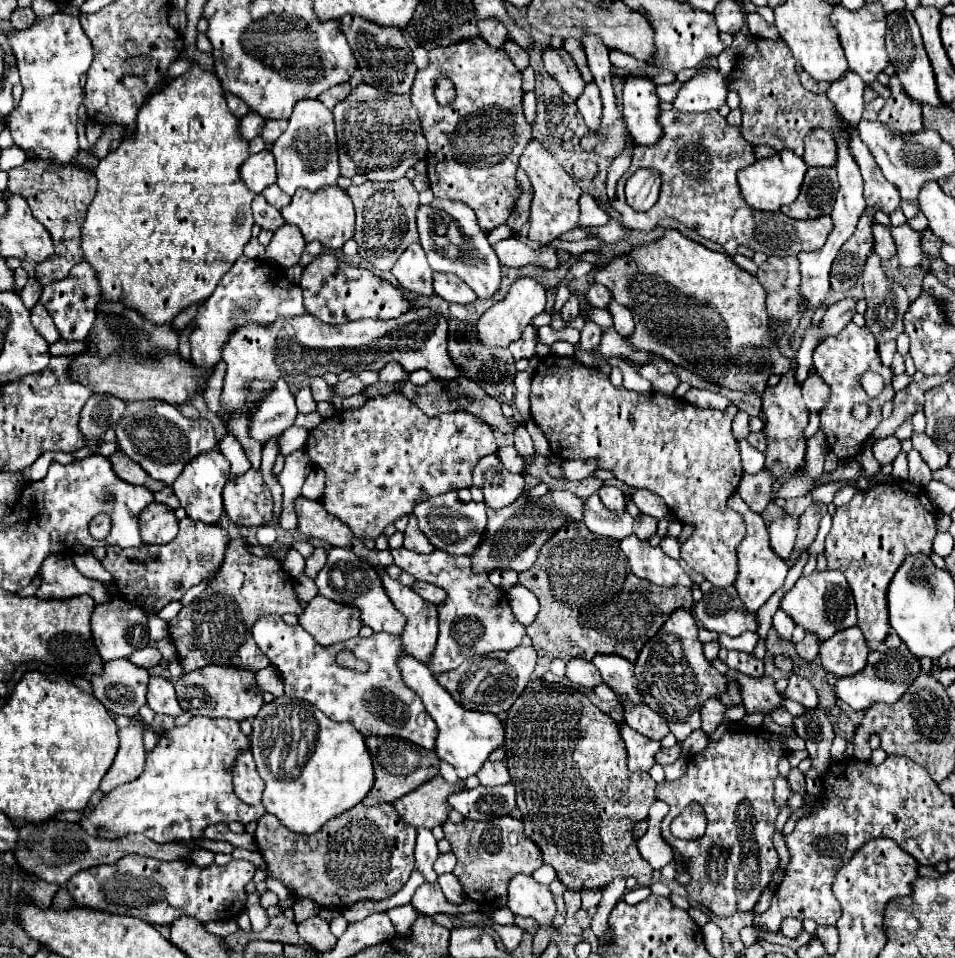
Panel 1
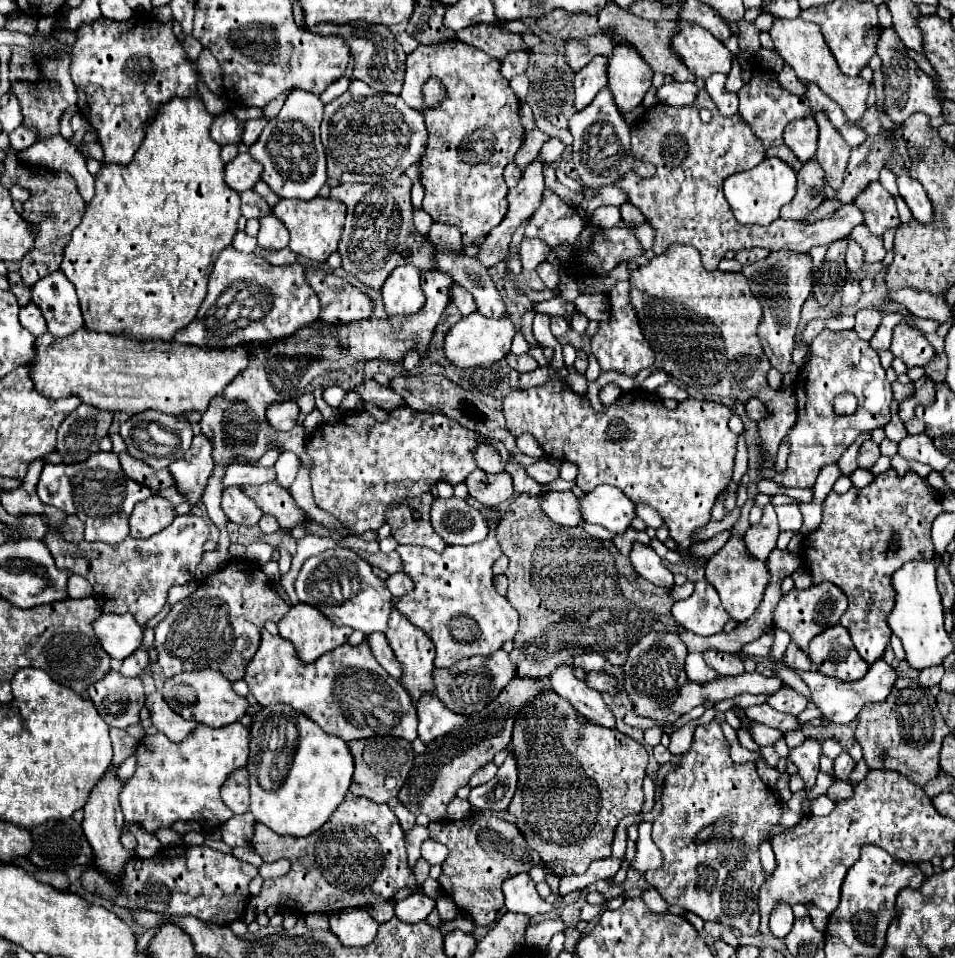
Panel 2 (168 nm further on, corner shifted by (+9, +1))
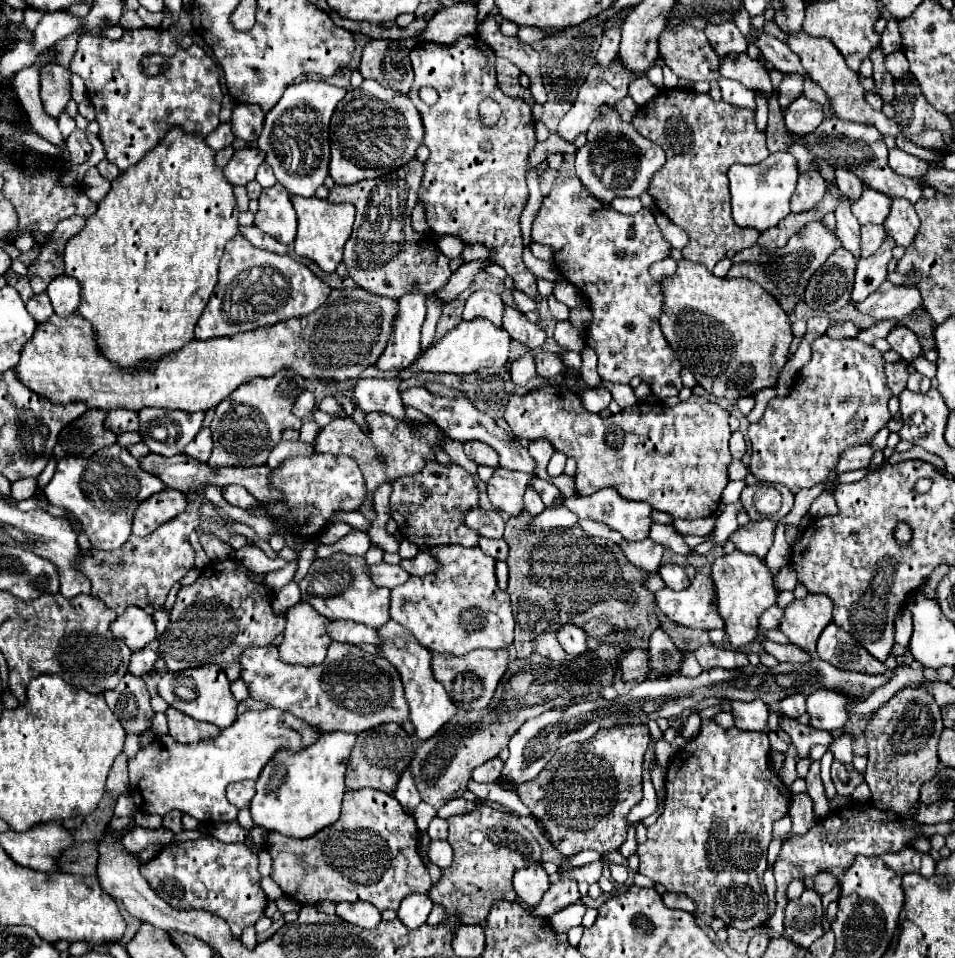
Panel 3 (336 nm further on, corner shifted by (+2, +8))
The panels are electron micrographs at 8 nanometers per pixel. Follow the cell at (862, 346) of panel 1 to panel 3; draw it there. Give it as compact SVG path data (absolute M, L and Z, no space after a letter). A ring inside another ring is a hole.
M826 334L816 338L812 344L812 360L798 372L790 396L770 400L764 416L748 428L748 438L752 444L752 474L760 482L782 484L794 494L802 488L816 486L826 480L830 470L836 468L836 462L844 450L854 444L868 444L872 436L892 420L888 410L890 396L892 392L886 384L884 358L880 350L860 342L858 338L834 340Z

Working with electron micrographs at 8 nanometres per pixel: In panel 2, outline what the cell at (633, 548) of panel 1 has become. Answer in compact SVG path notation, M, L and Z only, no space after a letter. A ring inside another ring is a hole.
M635 543L629 553L629 559L635 571L647 581L655 583L657 587L673 587L673 573L667 569L667 565L651 547Z

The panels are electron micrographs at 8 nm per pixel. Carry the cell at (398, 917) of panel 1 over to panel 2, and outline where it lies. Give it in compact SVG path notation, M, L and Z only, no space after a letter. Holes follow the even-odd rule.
M381 903L381 905L371 905L367 907L367 913L377 921L377 923L385 923L393 917L393 903Z

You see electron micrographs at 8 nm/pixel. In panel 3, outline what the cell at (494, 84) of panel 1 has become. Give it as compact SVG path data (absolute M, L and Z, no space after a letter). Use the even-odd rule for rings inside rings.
M464 36L458 38L454 44L434 44L434 42L420 42L410 52L412 68L414 68L414 82L408 92L410 100L418 108L422 122L424 122L424 144L430 150L430 156L426 160L426 172L424 180L420 184L420 200L426 204L426 222L428 226L438 234L454 234L464 242L482 242L490 250L490 256L496 260L496 264L504 266L506 272L514 278L516 290L524 292L528 298L538 300L536 290L536 276L524 266L522 262L522 236L520 236L520 224L518 218L522 214L522 208L528 200L528 188L526 188L526 172L528 172L528 154L536 144L534 136L534 118L530 104L522 98L506 96L496 82L496 56L494 50L478 40L478 36ZM422 86L432 86L440 94L440 100L434 106L428 106L420 100L418 92ZM482 100L494 100L502 108L502 116L494 128L484 128L478 106Z

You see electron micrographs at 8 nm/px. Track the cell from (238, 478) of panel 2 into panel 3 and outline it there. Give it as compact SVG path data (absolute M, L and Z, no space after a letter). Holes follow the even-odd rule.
M282 440L282 442L270 452L270 456L268 456L268 466L274 470L274 468L278 468L278 466L282 464L282 460L288 460L288 458L300 456L300 454L304 454L304 456L314 454L312 444L304 444L304 442L300 442L300 440L296 440L296 442L286 442L286 440Z

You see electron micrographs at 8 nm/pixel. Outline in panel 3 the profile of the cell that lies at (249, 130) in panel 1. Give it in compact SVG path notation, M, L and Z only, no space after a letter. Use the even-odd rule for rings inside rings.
M222 122L214 132L210 132L206 136L206 144L214 150L222 150L224 146L230 146L234 142L234 134L232 134L232 124L230 122Z

